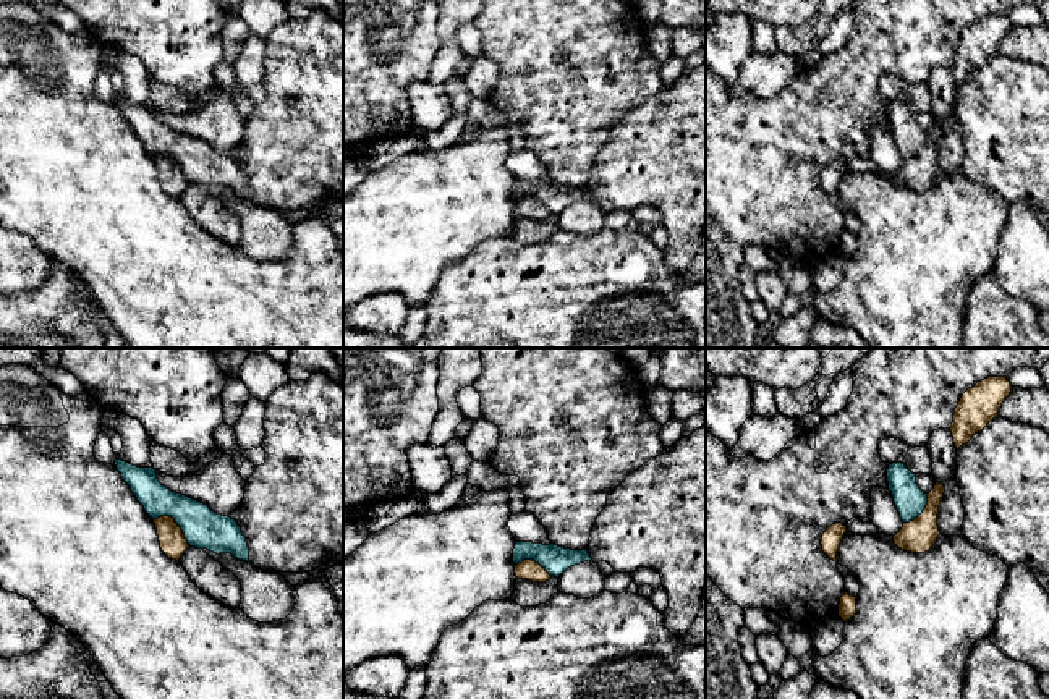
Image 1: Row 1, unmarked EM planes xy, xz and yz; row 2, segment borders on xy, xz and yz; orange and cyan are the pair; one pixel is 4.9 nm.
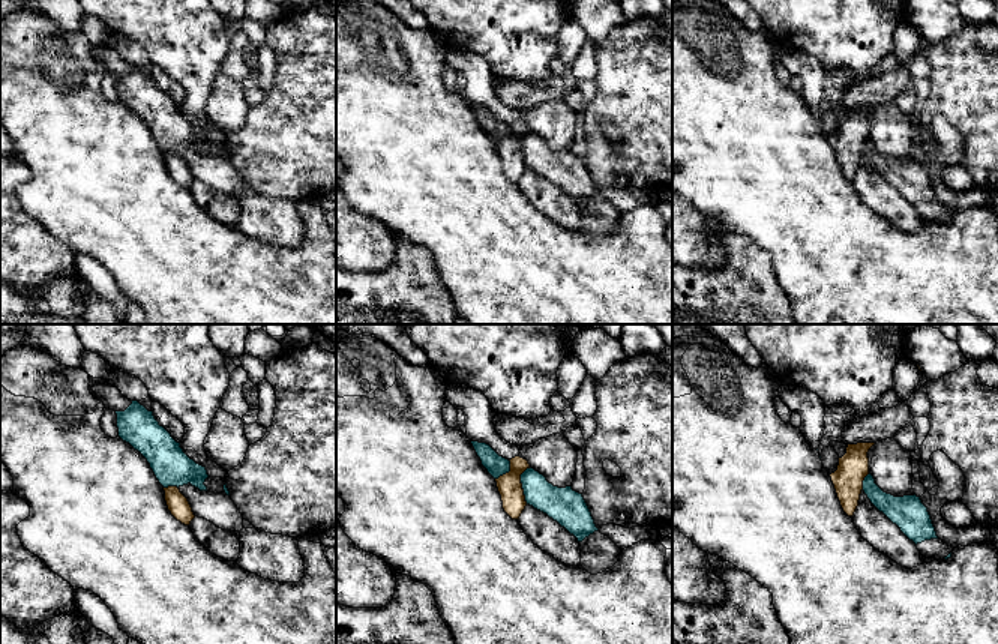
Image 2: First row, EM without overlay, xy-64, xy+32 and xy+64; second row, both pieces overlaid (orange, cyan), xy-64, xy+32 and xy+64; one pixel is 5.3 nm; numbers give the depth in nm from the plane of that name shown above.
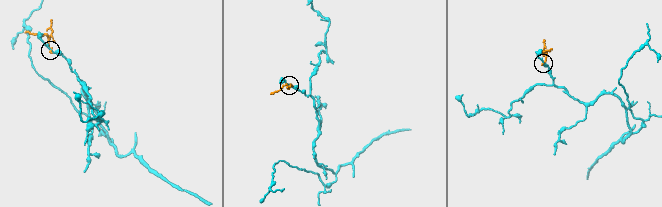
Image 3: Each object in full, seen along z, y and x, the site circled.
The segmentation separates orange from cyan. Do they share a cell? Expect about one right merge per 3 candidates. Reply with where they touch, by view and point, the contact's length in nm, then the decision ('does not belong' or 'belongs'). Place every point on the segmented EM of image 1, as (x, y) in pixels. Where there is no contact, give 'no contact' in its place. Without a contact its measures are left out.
xy (175, 523) | 220 nm | does not belong

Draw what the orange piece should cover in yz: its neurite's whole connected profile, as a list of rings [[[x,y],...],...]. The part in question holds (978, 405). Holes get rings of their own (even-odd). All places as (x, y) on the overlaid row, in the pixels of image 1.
[[[987,377],[962,395],[950,427],[957,450],[966,445],[994,417],[999,417],[999,408],[1012,388],[1007,377]]]

